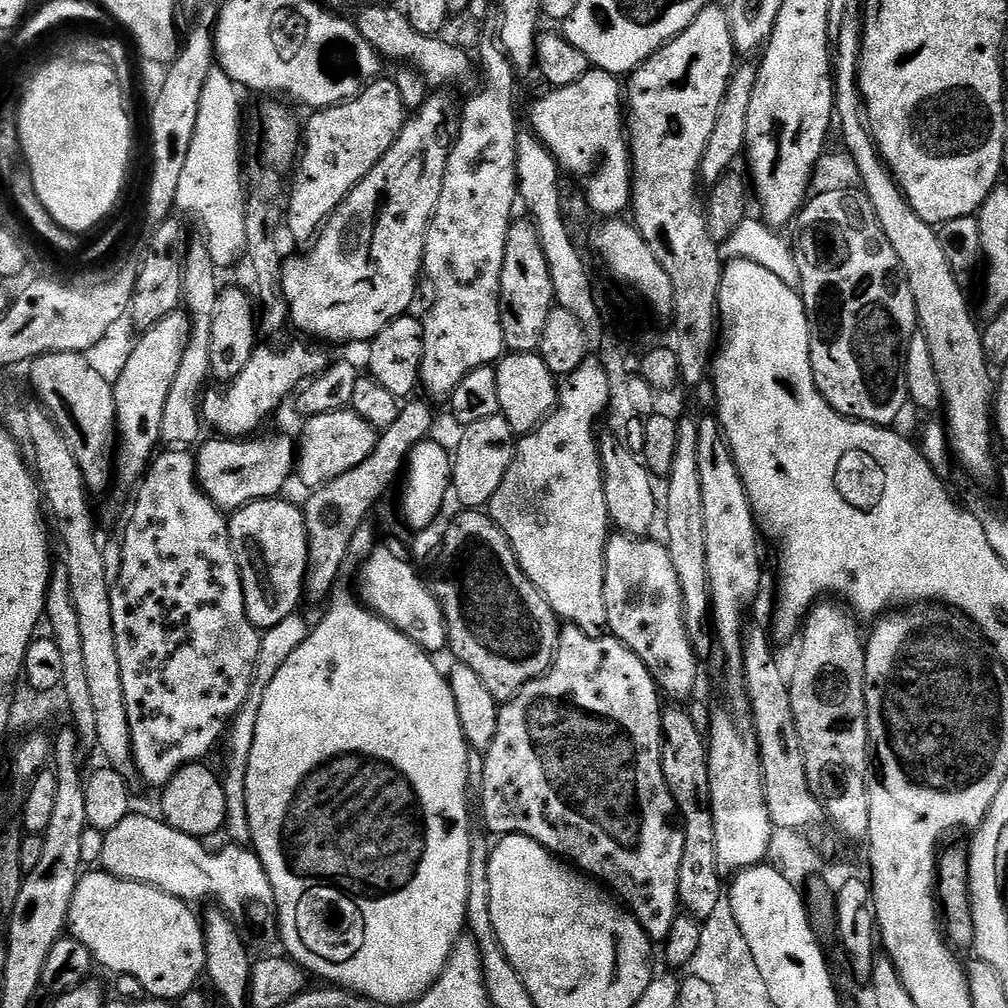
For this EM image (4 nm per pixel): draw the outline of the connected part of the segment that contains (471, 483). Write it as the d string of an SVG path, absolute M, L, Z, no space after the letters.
M491 416L482 422L474 422L465 427L462 442L454 452L451 476L451 491L456 492L456 500L464 510L480 510L494 498L494 490L502 486L506 470L516 453L517 433L504 416Z

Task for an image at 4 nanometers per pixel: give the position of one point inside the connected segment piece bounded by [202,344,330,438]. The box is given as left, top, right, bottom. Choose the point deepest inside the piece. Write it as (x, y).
(252, 397)

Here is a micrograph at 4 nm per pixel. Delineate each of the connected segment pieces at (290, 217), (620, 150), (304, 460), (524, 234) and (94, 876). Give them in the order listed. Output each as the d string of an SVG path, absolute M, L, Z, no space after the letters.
M378 78L358 98L333 108L313 111L308 128L302 132L302 151L295 165L296 177L290 182L286 223L297 242L315 241L324 223L338 206L370 174L386 150L398 138L406 123L406 109L395 79Z
M589 67L578 82L553 88L550 94L539 97L532 108L531 131L552 151L556 163L565 173L577 176L584 183L584 200L600 218L616 218L629 211L632 202L632 158L626 135L626 96L622 84L611 72Z
M343 408L330 414L318 414L307 417L304 433L298 436L298 459L294 465L298 473L298 480L308 487L308 490L315 490L326 482L334 482L346 470L354 470L354 466L362 466L366 458L376 448L377 429L366 422L358 413Z
M517 219L508 232L500 279L500 321L508 352L536 352L542 342L542 330L546 330L546 318L550 318L556 304L554 282L540 235L531 219L523 219Z
M88 870L81 875L76 889L74 890L74 898L70 902L70 910L68 911L68 920L66 923L66 932L69 937L78 942L82 942L82 946L86 946L86 950L92 952L93 961L97 965L100 964L104 968L109 968L112 974L116 976L129 976L130 978L138 978L138 982L142 982L145 993L151 999L162 1000L165 1002L178 1002L182 998L182 994L186 994L191 988L197 987L201 983L202 977L206 972L206 946L204 945L204 926L199 915L192 913L193 905L187 900L179 900L177 896L166 894L162 890L158 890L149 884L142 882L134 882L133 880L123 880L117 876L111 876L110 873L103 870Z

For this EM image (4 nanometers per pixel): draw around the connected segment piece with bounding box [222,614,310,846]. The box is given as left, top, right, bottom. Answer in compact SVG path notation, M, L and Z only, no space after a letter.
M300 614L282 618L282 622L278 622L278 626L263 629L258 650L258 662L254 670L254 678L250 682L250 694L230 721L230 731L226 736L228 761L224 764L224 772L222 771L222 783L226 794L226 822L223 831L228 832L229 838L232 839L229 841L233 845L248 846L252 843L250 818L246 806L246 774L250 766L250 750L254 750L254 730L258 726L258 710L262 710L262 698L266 694L266 686L270 686L270 682L274 682L274 674L278 674L278 670L282 670L282 666L286 663L286 658L290 658L290 654L294 654L294 650L298 650L298 646L302 646L309 631L310 624L307 624Z

